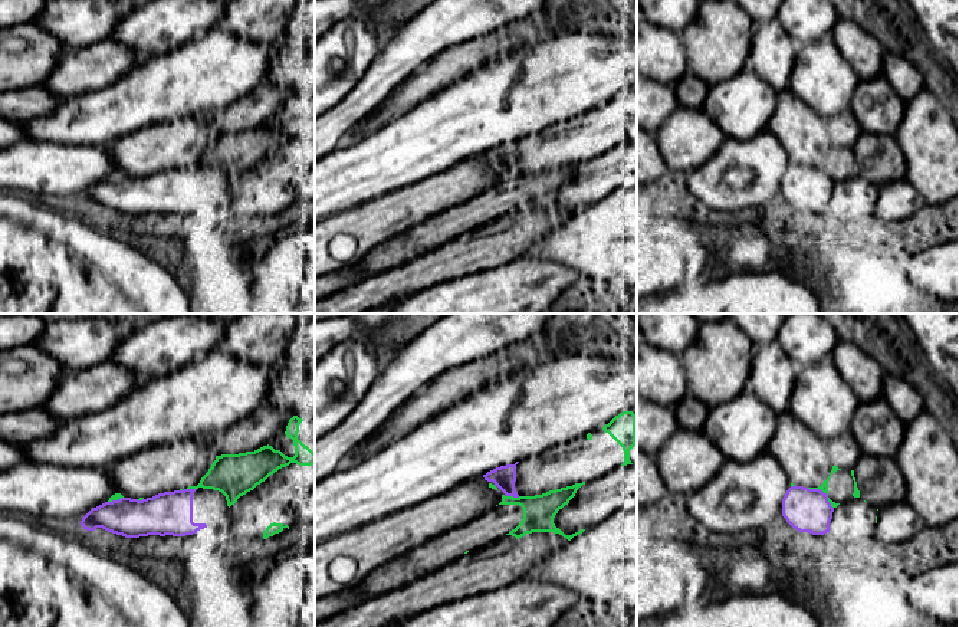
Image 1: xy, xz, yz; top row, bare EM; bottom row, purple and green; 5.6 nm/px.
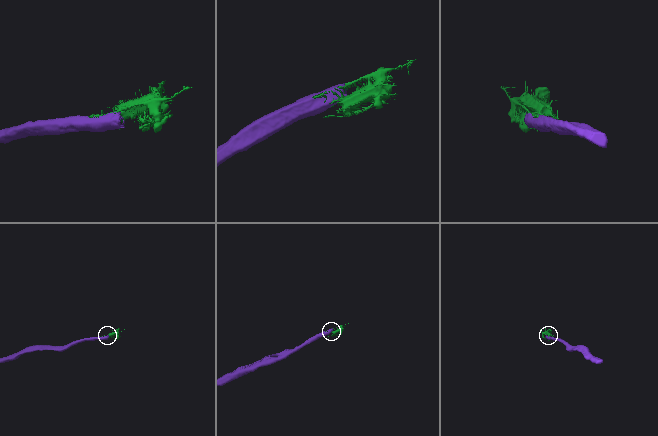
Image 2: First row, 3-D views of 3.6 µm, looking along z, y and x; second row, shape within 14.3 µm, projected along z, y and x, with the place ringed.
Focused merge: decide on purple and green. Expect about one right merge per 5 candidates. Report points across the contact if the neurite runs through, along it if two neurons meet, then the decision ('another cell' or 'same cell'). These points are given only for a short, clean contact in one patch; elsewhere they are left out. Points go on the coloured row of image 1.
another cell

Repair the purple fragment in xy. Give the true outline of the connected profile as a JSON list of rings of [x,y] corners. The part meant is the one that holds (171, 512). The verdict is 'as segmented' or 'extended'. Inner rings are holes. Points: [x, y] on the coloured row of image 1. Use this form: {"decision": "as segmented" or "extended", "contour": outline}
{"decision": "extended", "contour": [[[198,488],[164,492],[142,500],[121,498],[118,500],[105,502],[92,508],[79,523],[86,531],[102,528],[125,538],[139,538],[148,535],[185,536],[207,526],[226,526],[227,511],[227,500],[221,492]]]}

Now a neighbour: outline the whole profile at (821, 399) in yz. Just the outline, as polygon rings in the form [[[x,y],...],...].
[[[831,355],[795,375],[789,411],[825,443],[850,431],[858,404]]]

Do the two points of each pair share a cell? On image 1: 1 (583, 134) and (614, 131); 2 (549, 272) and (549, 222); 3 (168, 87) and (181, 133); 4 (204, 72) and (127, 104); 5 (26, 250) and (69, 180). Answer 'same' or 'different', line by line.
1: same
2: different
3: different
4: same
5: different

